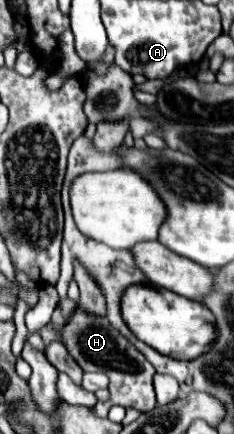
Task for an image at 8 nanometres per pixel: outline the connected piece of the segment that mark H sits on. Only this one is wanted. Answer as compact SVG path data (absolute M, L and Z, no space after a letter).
M76 311L72 319L62 327L62 343L66 345L68 353L76 359L76 363L84 371L100 371L106 373L110 379L110 403L138 409L140 413L146 413L156 407L152 377L154 367L140 355L140 351L134 349L110 323L106 317L90 317L84 311Z

